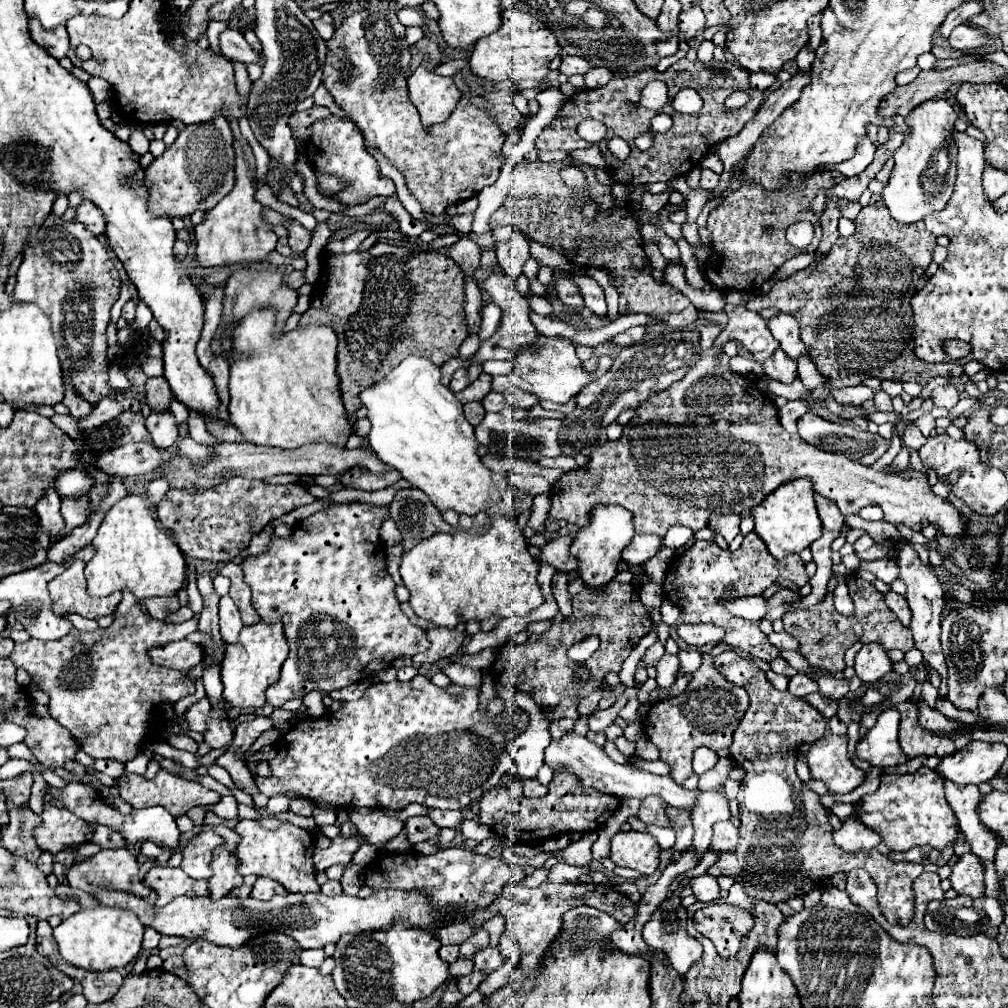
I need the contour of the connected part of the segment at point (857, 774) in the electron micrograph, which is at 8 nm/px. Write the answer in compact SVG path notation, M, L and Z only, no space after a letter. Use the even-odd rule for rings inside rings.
M824 735L820 741L814 741L806 753L806 763L814 779L824 781L830 793L850 793L866 777L846 753L848 737Z

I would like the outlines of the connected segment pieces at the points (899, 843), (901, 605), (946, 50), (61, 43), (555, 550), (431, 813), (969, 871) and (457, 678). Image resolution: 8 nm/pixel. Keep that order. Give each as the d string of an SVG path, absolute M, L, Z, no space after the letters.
M920 767L914 775L882 775L880 787L872 795L860 799L860 821L882 835L890 851L908 851L912 847L930 845L938 851L958 839L958 821L944 797L944 779L928 767Z
M888 591L888 593L884 595L884 601L886 601L886 605L890 607L890 611L894 611L896 617L902 621L902 625L908 627L908 625L910 625L910 617L912 617L912 613L910 613L910 609L908 609L908 601L904 601L902 595L892 593L892 591Z
M940 33L934 35L934 47L932 47L932 53L936 55L936 59L960 59L962 53L958 53L956 49L952 49L946 39L942 39Z
M30 19L30 35L32 39L42 45L52 57L56 59L62 59L68 51L68 33L66 33L66 27L64 25L58 25L56 29L42 29L38 21L32 21Z
M560 537L554 541L548 541L542 549L540 549L540 563L550 563L552 567L556 567L556 571L576 571L578 561L574 557L570 557L570 537Z
M428 809L426 815L430 819L434 819L434 823L438 827L456 827L462 821L462 813L460 811L442 811L442 809Z
M964 853L958 857L950 875L952 889L958 895L968 895L972 899L984 895L984 865L974 853Z
M458 663L444 665L442 673L448 675L452 679L452 683L458 683L462 687L476 687L476 689L480 689L480 685L482 685L482 673L480 671L474 671L470 667L462 667Z

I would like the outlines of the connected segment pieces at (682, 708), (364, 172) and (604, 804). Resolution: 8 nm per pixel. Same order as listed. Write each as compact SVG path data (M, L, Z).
M718 651L704 653L702 665L694 671L694 679L686 691L678 697L654 703L642 721L646 737L660 749L660 759L670 765L670 775L678 785L692 775L692 755L698 747L706 745L720 751L732 743L732 733L750 705L746 689L728 683L728 679L712 667L716 655Z
M330 115L328 119L316 121L312 125L312 129L314 129L314 133L312 133L310 141L306 143L306 155L310 159L310 165L316 171L338 175L342 181L348 183L348 187L342 193L338 193L334 197L334 201L340 201L344 205L362 205L376 195L388 197L388 195L396 193L394 181L380 175L376 159L364 149L360 131L356 129L356 125L352 125L352 121L342 121L342 119L336 119L334 115Z
M556 773L552 783L548 785L548 795L542 799L526 799L526 797L510 799L506 797L506 793L496 793L494 789L490 789L480 799L478 823L490 827L492 833L500 837L532 843L548 839L556 833L580 833L580 831L600 829L616 809L618 809L618 797L598 793L596 789L580 787L576 783L576 777L572 777L570 773Z

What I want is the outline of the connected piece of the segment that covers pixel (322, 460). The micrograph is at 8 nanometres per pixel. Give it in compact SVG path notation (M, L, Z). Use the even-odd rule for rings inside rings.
M218 441L216 443L216 457L204 465L204 469L192 469L192 461L184 461L184 457L170 457L162 467L154 473L156 479L166 479L170 487L196 487L196 489L210 489L212 485L218 485L220 481L228 481L230 477L248 477L248 479L266 479L282 473L294 473L294 475L340 475L350 467L364 467L376 475L384 471L384 463L370 451L364 449L342 449L336 445L326 445L326 443L314 443L314 445L304 445L294 451L284 451L276 447L258 447L252 443L226 443Z

